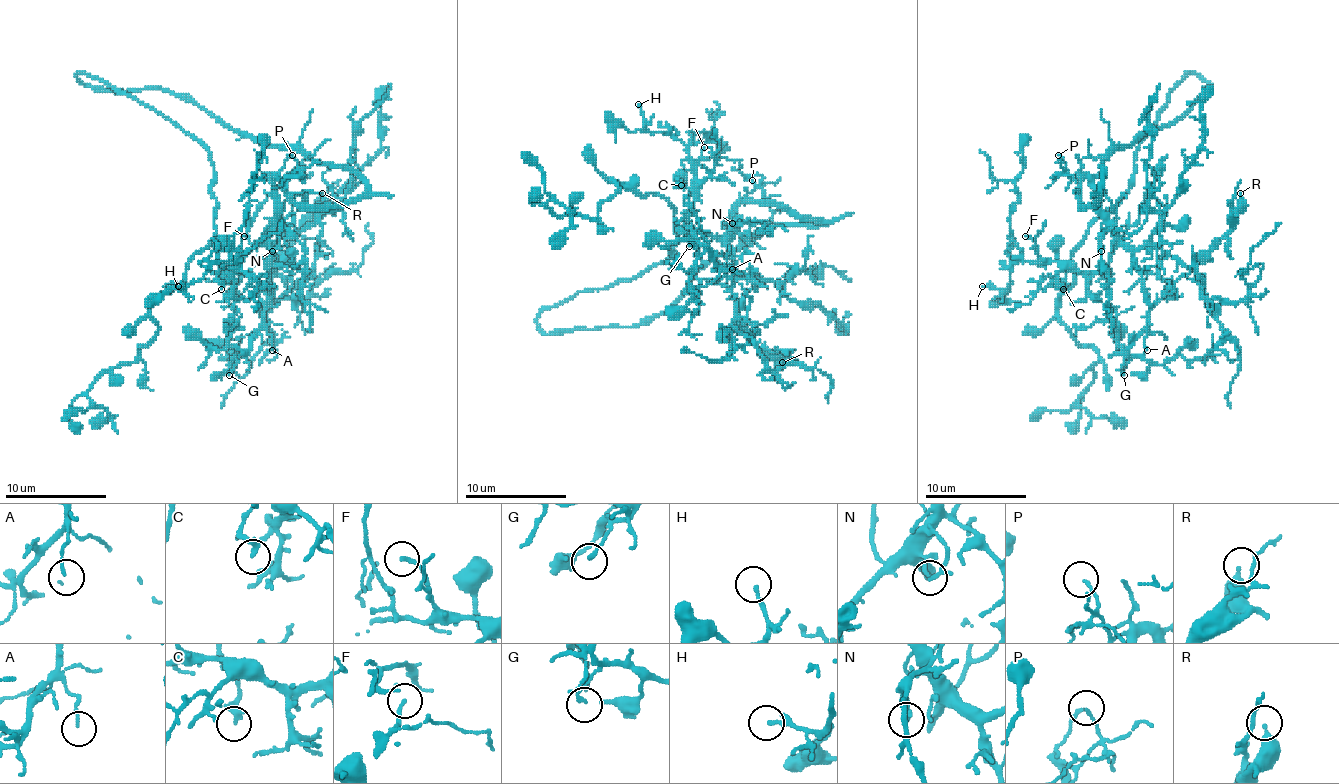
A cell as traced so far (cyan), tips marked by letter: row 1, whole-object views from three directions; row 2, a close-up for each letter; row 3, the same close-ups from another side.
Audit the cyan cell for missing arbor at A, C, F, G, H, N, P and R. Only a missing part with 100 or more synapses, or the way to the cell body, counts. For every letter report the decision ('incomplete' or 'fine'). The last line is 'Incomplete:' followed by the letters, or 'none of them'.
A: fine
C: fine
F: fine
G: fine
H: fine
N: fine
P: fine
R: fine
Incomplete: none of them

